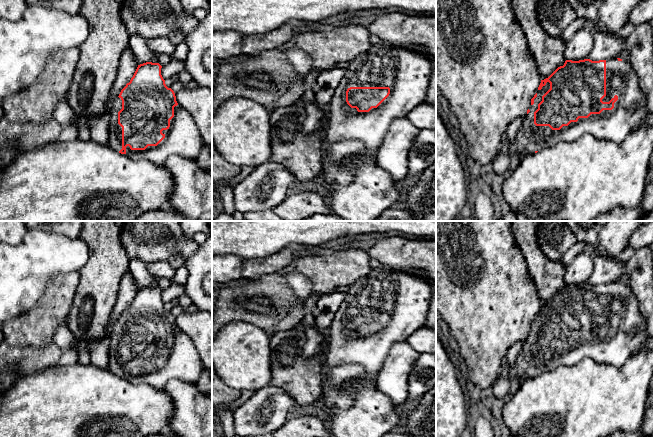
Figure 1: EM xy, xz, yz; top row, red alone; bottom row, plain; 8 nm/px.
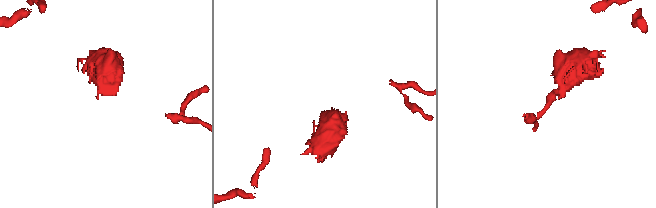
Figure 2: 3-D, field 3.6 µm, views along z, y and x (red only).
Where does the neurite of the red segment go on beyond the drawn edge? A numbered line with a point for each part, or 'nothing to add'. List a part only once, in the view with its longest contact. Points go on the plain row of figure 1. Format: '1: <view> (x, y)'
1: yz (629, 337)

